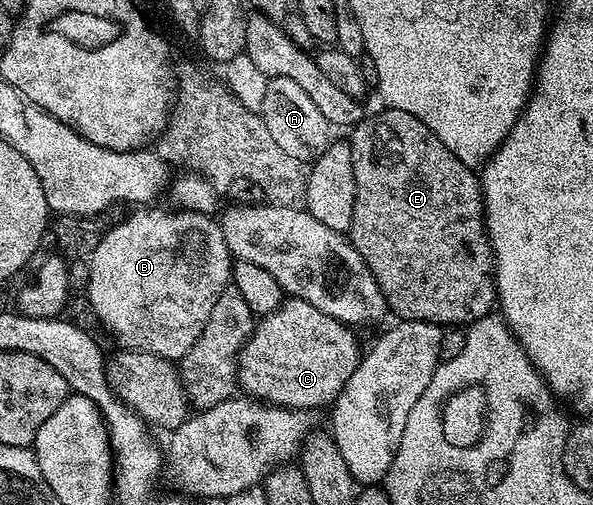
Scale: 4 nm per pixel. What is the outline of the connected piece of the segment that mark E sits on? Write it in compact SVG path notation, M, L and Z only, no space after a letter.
M394 107L384 110L370 119L362 118L347 139L355 169L355 209L348 240L375 277L386 308L394 311L398 320L473 323L494 310L497 298L493 247L485 234L485 204L478 176L422 119Z

